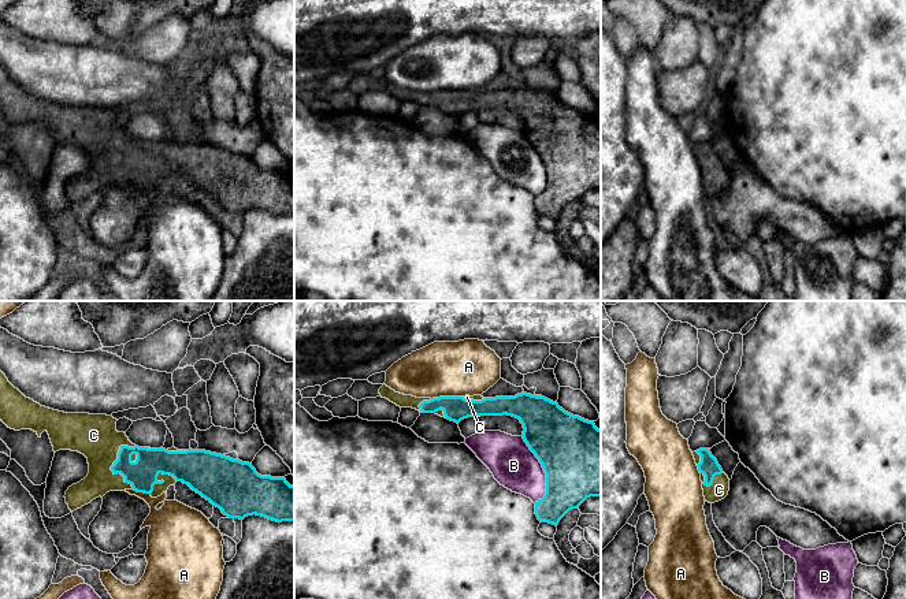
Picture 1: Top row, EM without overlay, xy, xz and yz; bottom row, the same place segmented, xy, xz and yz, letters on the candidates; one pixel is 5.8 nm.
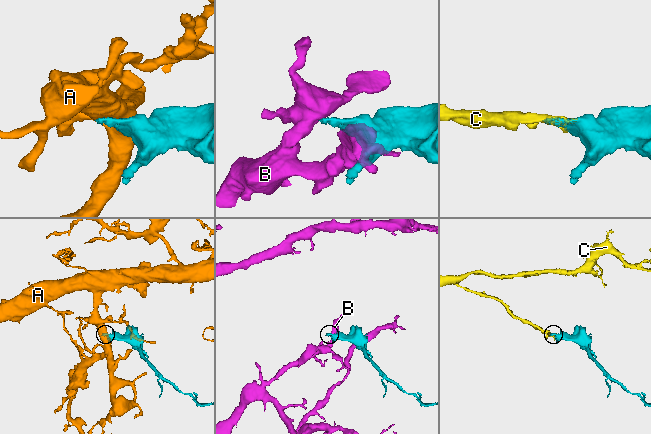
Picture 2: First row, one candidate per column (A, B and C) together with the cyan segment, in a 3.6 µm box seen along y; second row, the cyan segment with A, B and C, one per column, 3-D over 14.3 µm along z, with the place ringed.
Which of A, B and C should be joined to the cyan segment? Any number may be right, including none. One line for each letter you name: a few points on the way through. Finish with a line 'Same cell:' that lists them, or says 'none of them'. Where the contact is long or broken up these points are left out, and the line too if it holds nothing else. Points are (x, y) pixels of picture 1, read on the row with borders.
Same cell: C

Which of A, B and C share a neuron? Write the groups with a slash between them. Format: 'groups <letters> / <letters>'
groups A / B / C

